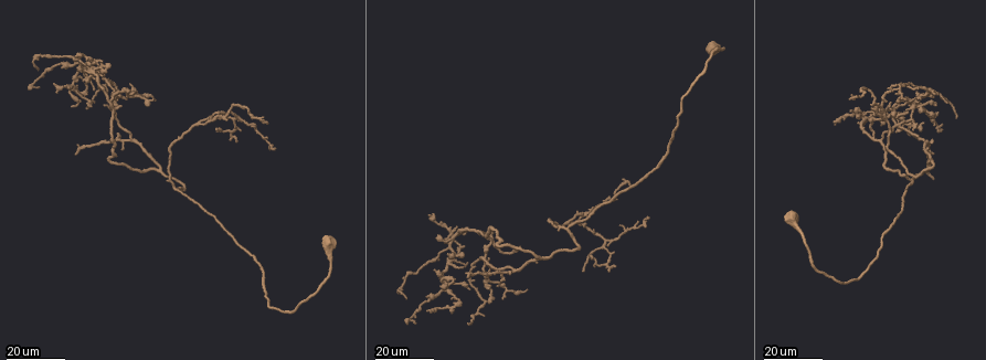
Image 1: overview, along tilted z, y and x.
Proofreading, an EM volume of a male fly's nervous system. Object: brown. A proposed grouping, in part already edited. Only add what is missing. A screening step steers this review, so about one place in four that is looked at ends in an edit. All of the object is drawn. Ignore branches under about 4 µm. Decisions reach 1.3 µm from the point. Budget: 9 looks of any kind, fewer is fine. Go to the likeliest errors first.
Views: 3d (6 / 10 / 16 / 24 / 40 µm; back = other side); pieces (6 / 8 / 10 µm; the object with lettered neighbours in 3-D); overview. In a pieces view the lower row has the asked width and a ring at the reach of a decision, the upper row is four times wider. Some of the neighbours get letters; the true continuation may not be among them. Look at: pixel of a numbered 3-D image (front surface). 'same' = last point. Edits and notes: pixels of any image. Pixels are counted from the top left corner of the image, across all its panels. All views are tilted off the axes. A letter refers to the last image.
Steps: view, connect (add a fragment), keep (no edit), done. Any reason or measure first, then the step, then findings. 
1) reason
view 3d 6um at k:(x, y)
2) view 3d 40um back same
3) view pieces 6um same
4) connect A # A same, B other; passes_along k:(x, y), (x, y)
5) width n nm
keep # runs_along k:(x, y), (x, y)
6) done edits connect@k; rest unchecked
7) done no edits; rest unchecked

an open end
view 3d 16um at 1:(126, 100)

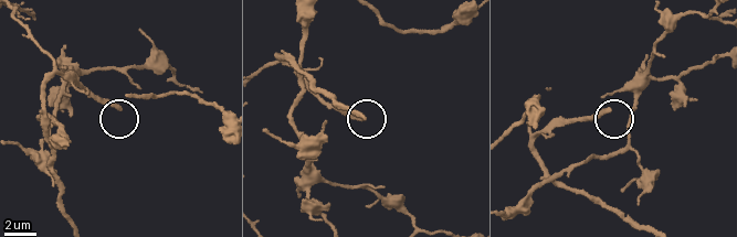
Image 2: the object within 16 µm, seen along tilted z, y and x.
view pieces 8um at 2:(611, 112)

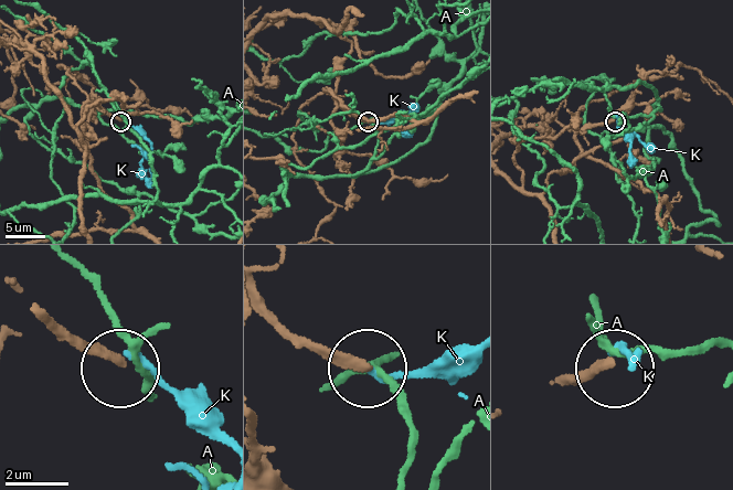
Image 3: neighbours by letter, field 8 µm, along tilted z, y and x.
keep # A other, K other; runs_along 3:(562, 380), (612, 365); none of them fits

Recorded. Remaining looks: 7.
an open end
view 3d 16um at 1:(134, 94)

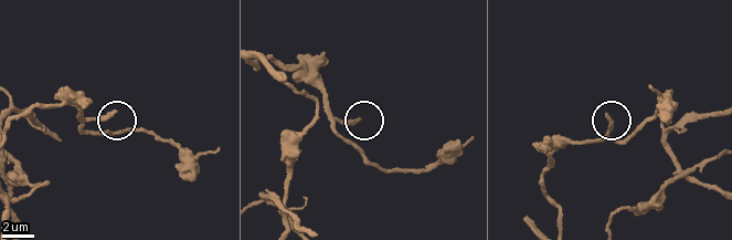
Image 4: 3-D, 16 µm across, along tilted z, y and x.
view pieces 6um at 4:(606, 118)

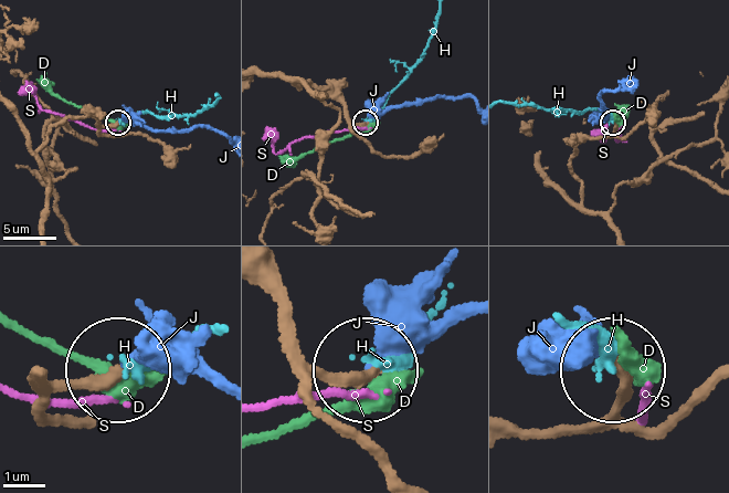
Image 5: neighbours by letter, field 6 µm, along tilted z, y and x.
connect J # D other, H other, J same, S other; passes_along 5:(599, 138), (615, 127), (600, 95), (621, 81); it goes on there

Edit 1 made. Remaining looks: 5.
view overview

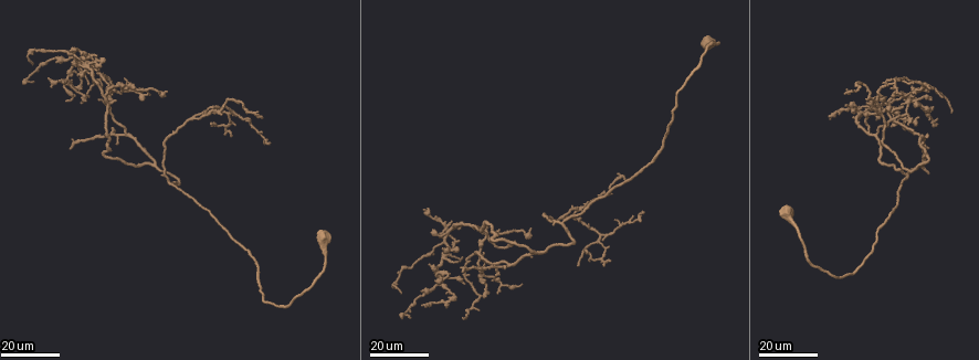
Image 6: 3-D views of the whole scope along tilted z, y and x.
long arm stops here
view 3d 16um at 6:(927, 172)

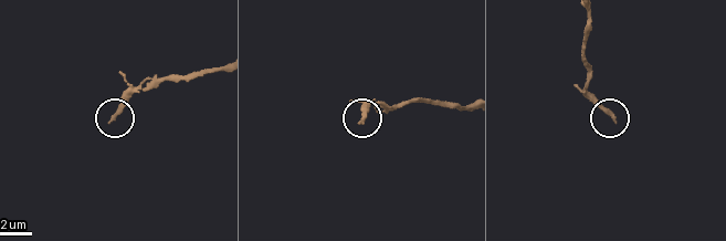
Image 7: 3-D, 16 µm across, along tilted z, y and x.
view pieces 10um at 7:(361, 122)

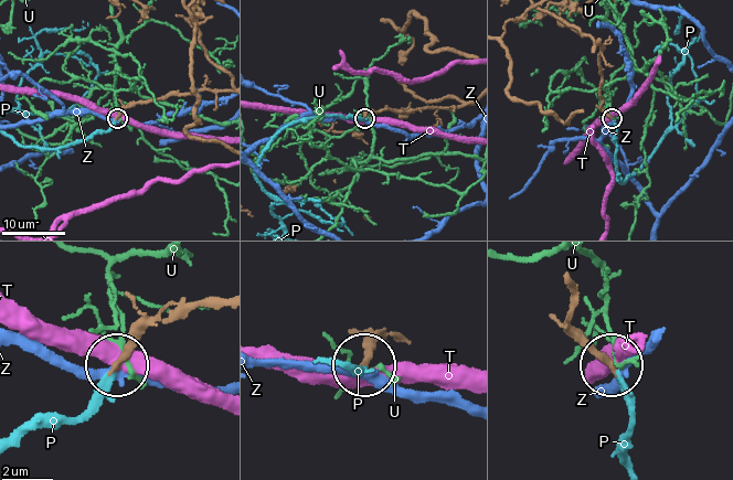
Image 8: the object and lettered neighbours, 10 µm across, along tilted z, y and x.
connect P # P same, T other, U other, Z other; passes_along 8:(128, 104), (107, 129), (85, 139), (53, 148), (20, 144); it goes on there

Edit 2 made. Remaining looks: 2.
done edits connect@5, connect@8; rest unchecked

